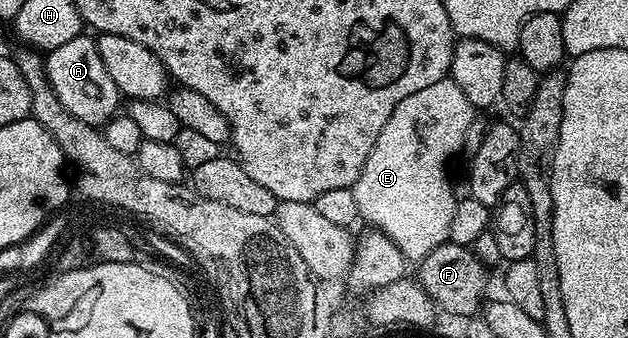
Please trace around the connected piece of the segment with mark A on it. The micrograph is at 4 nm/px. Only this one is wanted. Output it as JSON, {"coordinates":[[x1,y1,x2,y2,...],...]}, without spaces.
{"coordinates":[[87,36,74,37,69,43,61,43,61,47,50,50,45,57,45,68,51,90,61,99,61,107,85,123,102,127,116,116,121,94,117,83,113,83,113,75,109,75,105,63,101,63,96,38]]}

